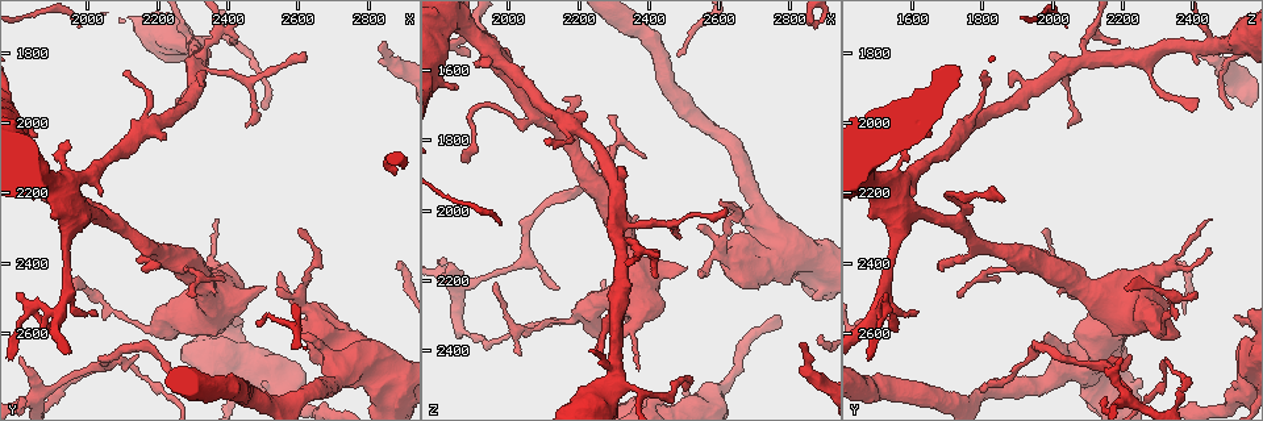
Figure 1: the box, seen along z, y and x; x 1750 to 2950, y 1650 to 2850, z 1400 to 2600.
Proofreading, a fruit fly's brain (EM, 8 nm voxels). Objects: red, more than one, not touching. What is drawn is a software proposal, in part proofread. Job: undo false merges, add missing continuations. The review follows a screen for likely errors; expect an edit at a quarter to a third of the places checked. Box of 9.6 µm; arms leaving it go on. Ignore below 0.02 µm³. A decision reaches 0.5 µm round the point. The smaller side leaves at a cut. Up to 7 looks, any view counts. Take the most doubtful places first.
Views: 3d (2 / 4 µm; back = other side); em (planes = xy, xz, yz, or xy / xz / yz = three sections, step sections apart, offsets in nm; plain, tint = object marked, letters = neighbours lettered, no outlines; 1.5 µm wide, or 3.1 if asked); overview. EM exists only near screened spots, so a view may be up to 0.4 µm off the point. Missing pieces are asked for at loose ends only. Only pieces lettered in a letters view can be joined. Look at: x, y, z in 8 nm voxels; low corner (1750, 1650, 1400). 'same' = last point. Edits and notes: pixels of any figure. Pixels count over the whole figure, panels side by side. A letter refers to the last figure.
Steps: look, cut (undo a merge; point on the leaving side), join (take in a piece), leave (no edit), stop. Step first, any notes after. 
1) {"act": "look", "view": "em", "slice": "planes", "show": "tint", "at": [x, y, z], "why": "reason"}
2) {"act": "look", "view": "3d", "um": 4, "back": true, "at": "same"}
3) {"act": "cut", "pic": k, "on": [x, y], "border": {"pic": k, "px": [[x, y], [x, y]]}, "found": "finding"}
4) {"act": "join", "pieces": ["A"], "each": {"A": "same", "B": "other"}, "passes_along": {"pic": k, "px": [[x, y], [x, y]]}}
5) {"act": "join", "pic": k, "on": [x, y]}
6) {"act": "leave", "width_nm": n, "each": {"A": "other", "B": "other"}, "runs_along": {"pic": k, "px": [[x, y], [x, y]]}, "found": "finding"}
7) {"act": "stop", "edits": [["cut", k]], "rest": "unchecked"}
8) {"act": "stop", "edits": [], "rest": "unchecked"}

{"act": "look", "view": "3d", "um": 4, "at": [1900, 2270, 1480], "why": "free end"}

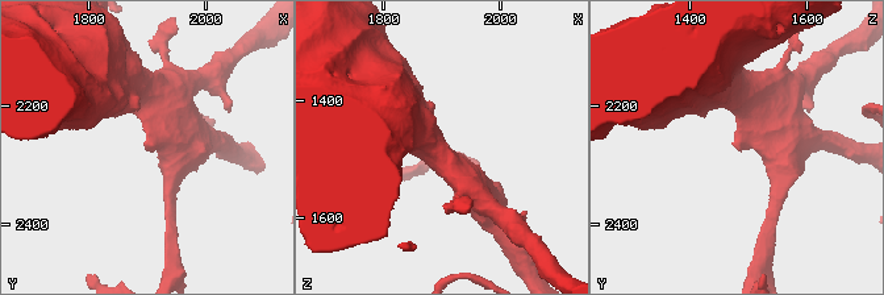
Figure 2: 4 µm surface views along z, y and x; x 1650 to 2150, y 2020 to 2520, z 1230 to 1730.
{"act": "look", "view": "em", "slice": "planes", "show": "letters", "at": [1895, 2270, 1475], "why": "need the tissue"}

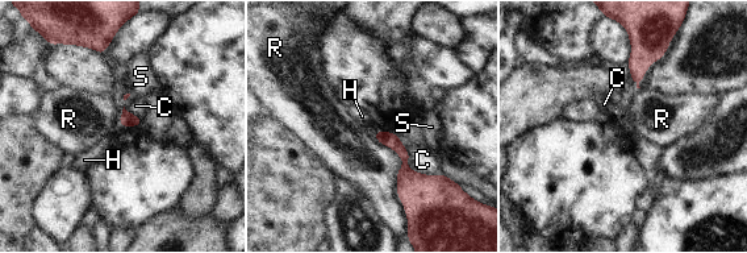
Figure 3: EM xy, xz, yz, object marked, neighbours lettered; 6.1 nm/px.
{"act": "leave", "each": {"C": "other", "H": "other", "R": "other", "S": "other"}, "found": "none of them fits"}

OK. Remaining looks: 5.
{"act": "look", "view": "em", "slice": "yz", "step": 8, "show": "tint", "at": [2390, 2450, 1840], "why": "thin end"}

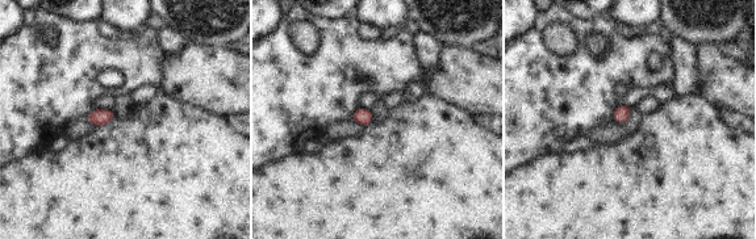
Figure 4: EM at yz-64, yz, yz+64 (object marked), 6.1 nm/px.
{"act": "look", "view": "em", "slice": "planes", "show": "tint", "at": "same", "why": "cut it another way"}

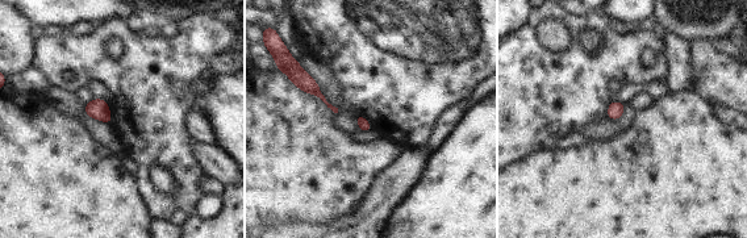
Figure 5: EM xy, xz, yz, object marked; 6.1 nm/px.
{"act": "look", "view": "em", "slice": "planes", "show": "letters", "at": "same", "why": "see the neighbours"}

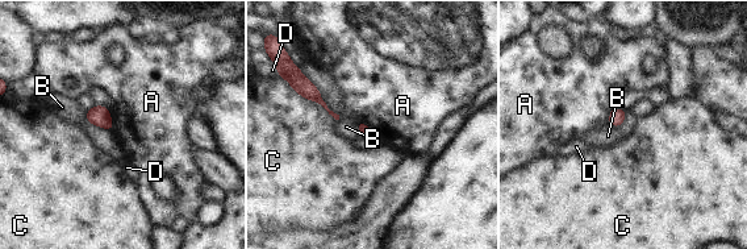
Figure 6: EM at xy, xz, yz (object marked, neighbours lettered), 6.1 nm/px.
{"act": "leave", "longest_contact_nm": ["B", 360], "each": {"A": "other", "B": "other", "C": "other", "D": "other"}, "found": "none of them fits"}

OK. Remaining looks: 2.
{"act": "look", "view": "3d", "um": 2, "at": [1910, 2540, 1490], "why": "abrupt turn"}

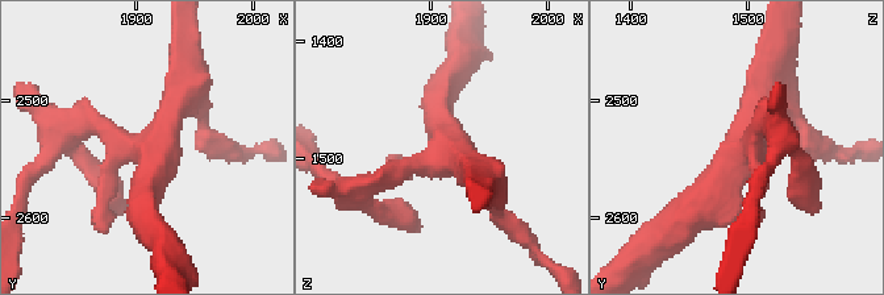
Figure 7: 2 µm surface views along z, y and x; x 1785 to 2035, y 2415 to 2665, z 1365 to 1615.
{"act": "look", "view": "em", "slice": "planes", "show": "letters", "at": [1916, 2542, 1498], "why": "shape alone is not enough"}

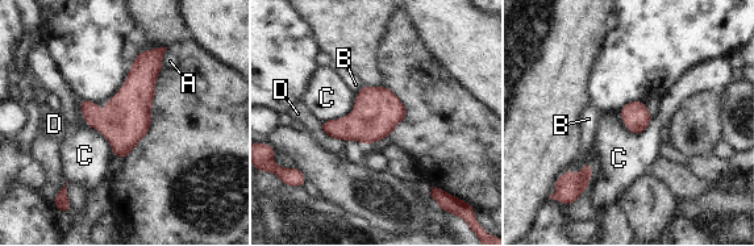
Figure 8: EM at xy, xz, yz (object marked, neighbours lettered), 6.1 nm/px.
{"act": "leave", "each": {"A": "other", "B": "other", "C": "other", "D": "other"}, "found": "continuous, no second neuron"}

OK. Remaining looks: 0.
{"act": "stop", "edits": [], "rest": "unchecked"}

